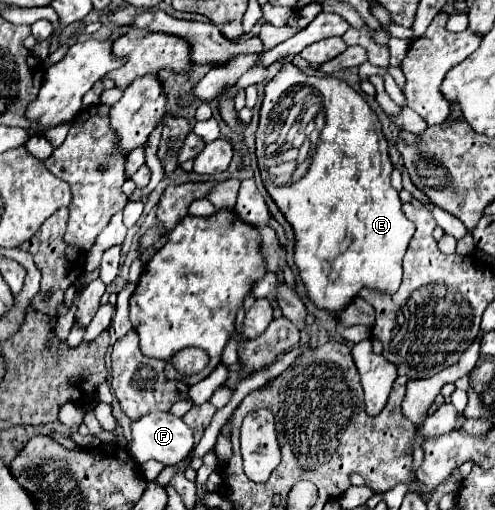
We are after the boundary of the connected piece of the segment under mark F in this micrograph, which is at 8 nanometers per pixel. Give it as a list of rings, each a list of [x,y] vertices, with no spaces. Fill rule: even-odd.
[[[150,413],[132,423],[132,441],[128,451],[140,465],[148,459],[156,459],[164,465],[176,465],[188,457],[192,447],[194,447],[194,431],[182,419],[170,413]]]

